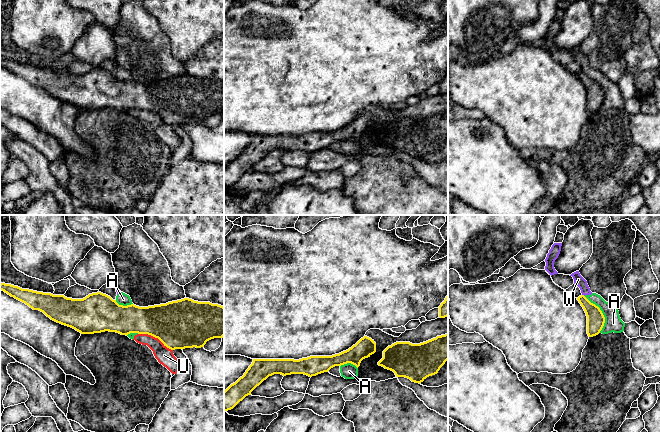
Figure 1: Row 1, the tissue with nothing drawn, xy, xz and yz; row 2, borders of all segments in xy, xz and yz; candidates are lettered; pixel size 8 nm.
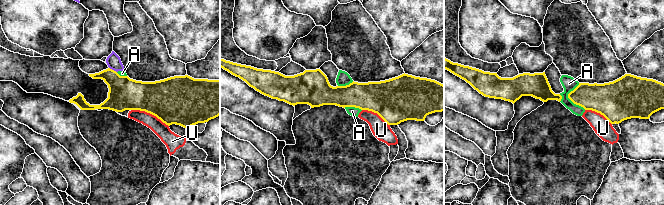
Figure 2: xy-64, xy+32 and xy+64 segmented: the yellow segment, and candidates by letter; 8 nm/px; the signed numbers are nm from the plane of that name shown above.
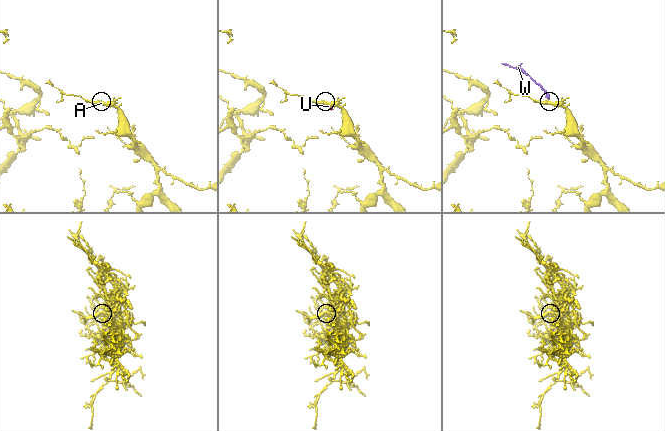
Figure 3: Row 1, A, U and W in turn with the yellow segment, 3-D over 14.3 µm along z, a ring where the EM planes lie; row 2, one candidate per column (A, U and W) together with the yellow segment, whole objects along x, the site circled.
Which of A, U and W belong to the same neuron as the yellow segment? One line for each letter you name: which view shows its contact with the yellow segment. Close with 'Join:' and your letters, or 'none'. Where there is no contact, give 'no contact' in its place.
Join: none

